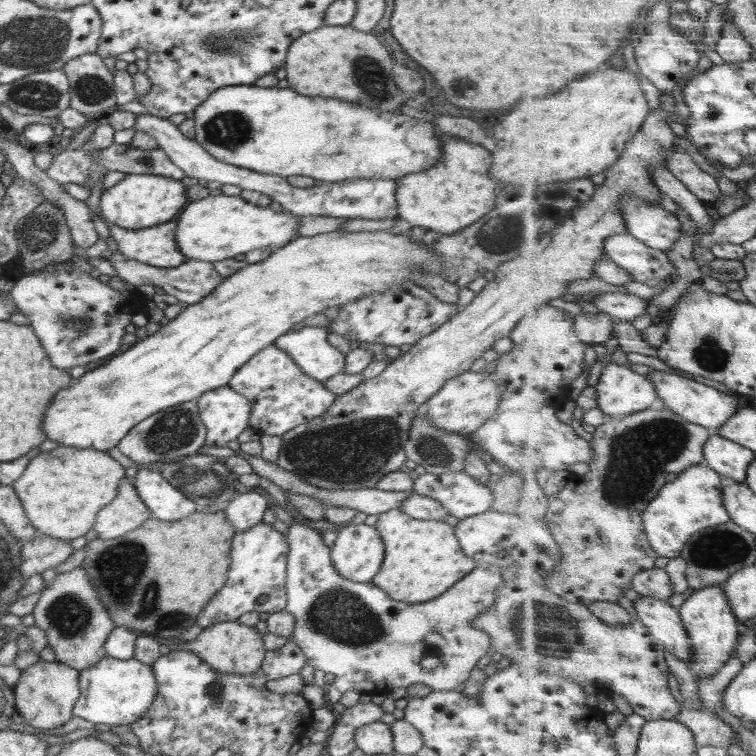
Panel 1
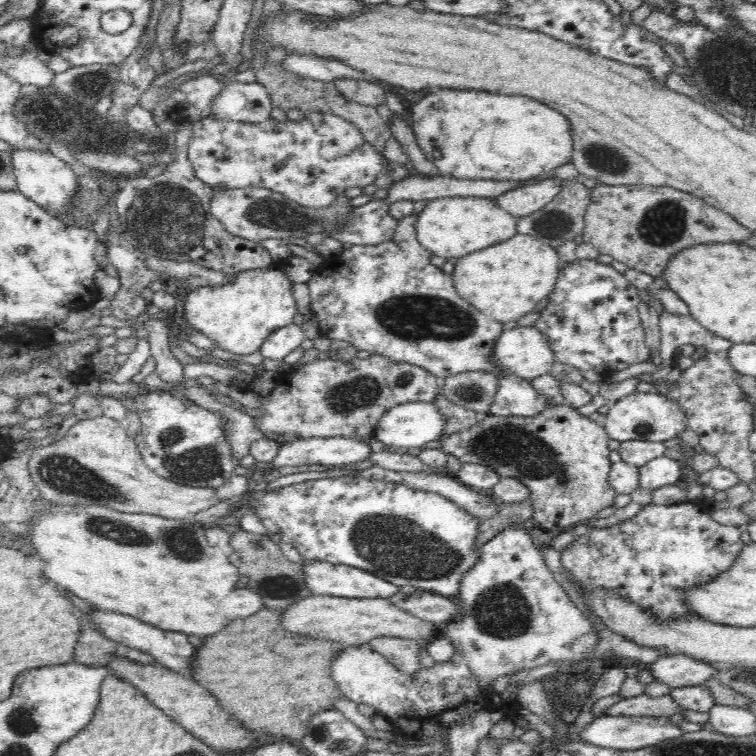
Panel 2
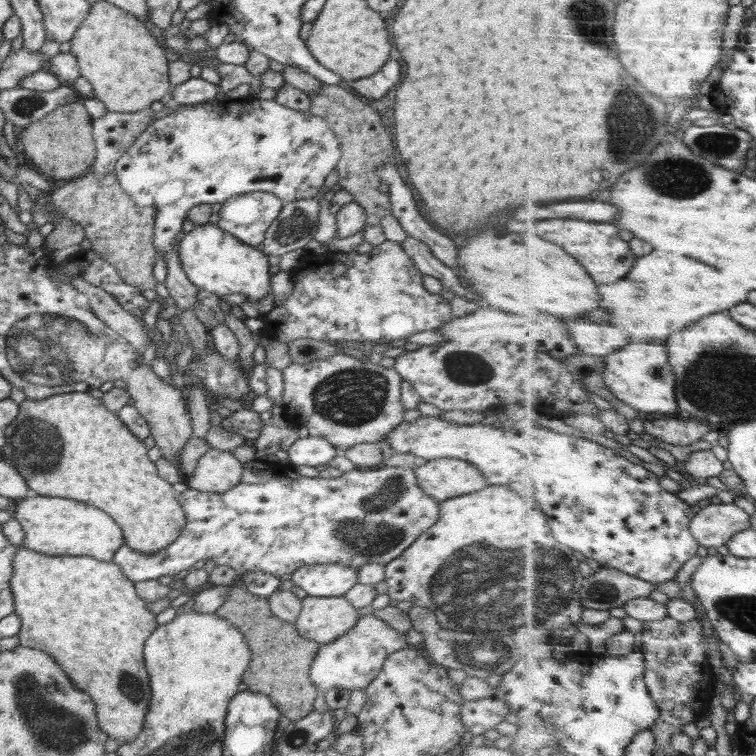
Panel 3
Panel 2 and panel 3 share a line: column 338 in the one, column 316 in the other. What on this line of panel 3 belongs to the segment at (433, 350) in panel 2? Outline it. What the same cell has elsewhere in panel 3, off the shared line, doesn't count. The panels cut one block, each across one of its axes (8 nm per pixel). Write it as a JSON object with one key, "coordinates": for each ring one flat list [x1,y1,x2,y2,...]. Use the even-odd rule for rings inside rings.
{"coordinates":[[386,240,364,254,330,250,322,254,306,253,289,273,293,278,292,294,281,303,274,302,272,310,255,324,261,327,261,336,272,336,280,342,312,338,346,346,353,342,389,343,391,340,408,339,416,332,438,329,455,318,451,304,446,299,424,288,422,272,398,242]]}

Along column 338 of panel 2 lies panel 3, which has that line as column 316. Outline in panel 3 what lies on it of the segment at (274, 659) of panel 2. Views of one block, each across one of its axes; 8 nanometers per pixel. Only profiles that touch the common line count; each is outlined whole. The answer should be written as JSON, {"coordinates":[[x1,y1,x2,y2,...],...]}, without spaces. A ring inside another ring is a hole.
{"coordinates":[[239,584,228,587,225,601,214,613,231,622,247,636,246,644,252,651,252,662,250,662,250,668,246,674,248,674,248,678,252,676,256,680,244,680,246,676,242,676,242,682,246,684,246,688,254,690,255,693,267,694,281,715,291,721,303,719,308,713,311,713,314,710,314,700,320,692,310,680,309,668,316,658,320,645,302,638,295,623,284,622,276,618,269,607,268,599,250,594],[262,658,264,660,268,658,270,662,264,662],[276,668,280,670,278,676,274,676]]}

